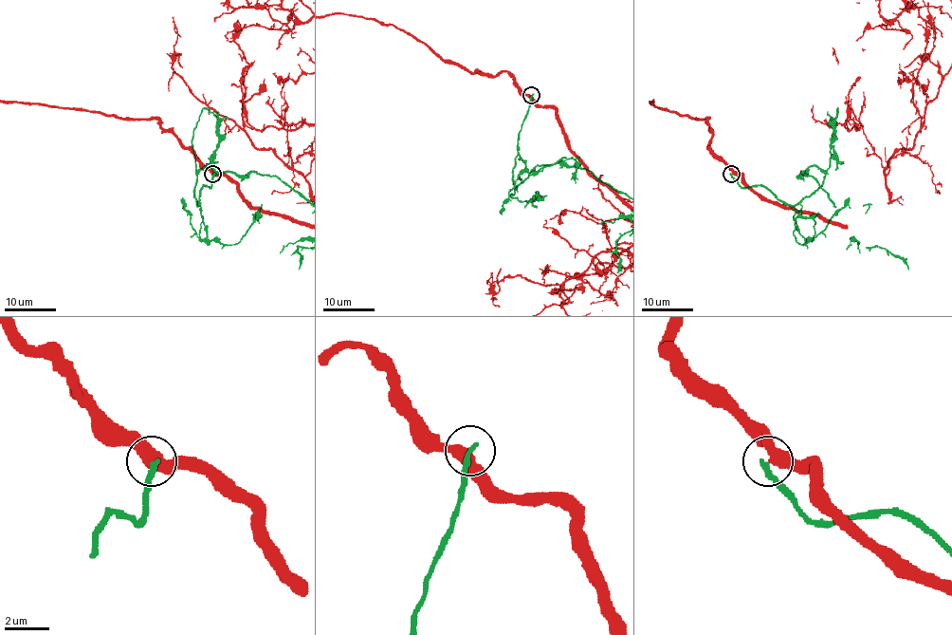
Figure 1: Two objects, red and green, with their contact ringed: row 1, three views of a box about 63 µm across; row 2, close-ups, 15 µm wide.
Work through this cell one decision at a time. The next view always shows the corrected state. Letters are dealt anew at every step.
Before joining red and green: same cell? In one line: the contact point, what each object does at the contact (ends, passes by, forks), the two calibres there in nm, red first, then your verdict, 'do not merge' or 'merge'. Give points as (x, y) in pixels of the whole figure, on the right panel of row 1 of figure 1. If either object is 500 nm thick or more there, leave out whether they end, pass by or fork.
place (731, 174); red passes by; green ends; calibres 420 and 240 nm; do not merge

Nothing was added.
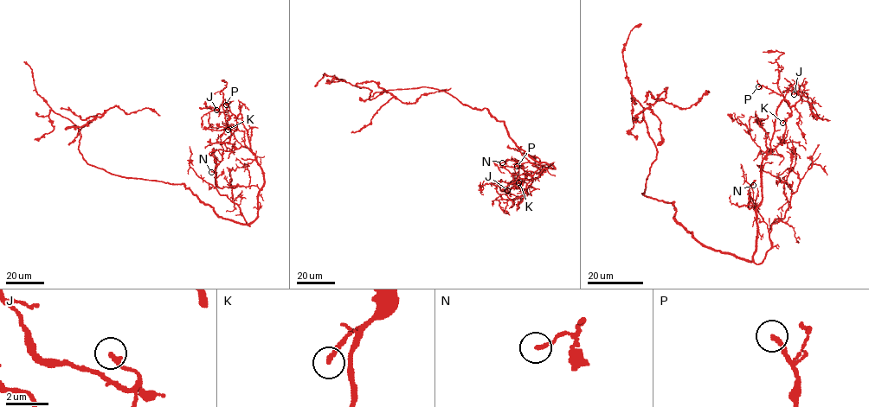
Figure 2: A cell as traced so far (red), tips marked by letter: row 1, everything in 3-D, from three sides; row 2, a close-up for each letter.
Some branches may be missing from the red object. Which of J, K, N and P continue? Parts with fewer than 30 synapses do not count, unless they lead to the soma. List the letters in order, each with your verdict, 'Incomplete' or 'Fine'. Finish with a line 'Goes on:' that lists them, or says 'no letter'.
J: Fine
K: Incomplete
N: Fine
P: Fine
Goes on: K

